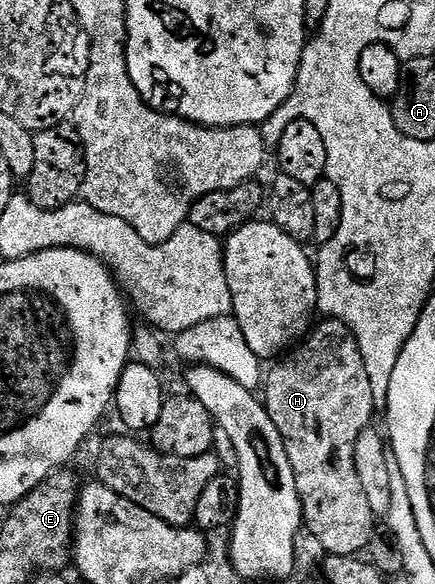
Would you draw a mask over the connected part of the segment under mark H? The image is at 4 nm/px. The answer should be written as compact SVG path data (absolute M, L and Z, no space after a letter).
M327 318L323 320L319 327L317 326L310 331L306 341L296 345L282 360L276 361L272 365L276 365L272 370L270 367L269 373L265 378L265 390L267 386L265 405L269 416L273 420L273 424L277 424L277 432L281 432L281 440L285 444L285 452L289 456L289 464L293 464L293 476L297 480L297 492L299 493L301 508L303 509L303 525L305 529L321 540L321 544L324 545L328 555L349 558L362 555L370 547L371 537L377 525L377 515L373 512L373 508L369 508L369 500L365 497L365 488L361 488L361 476L357 476L357 464L355 463L357 440L361 436L361 432L372 425L371 417L377 413L377 407L373 400L369 376L365 372L365 360L361 360L361 348L357 348L357 340L353 336L353 332L345 323L339 322L335 318Z

